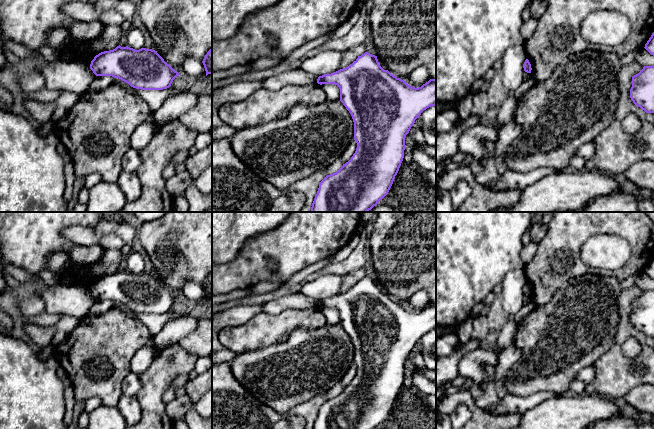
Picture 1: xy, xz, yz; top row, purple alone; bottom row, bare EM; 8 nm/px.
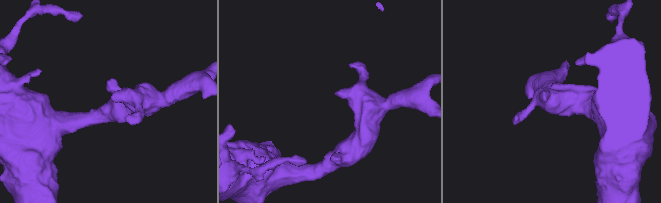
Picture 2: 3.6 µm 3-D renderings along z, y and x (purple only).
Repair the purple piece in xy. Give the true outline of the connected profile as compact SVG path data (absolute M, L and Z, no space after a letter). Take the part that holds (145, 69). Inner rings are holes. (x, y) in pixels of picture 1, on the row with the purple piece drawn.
M117 46L99 53L91 61L96 76L112 76L142 90L163 90L180 74L152 49Z

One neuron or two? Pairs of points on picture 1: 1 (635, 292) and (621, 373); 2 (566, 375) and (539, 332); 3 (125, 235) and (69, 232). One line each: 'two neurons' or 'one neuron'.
1: one neuron
2: one neuron
3: one neuron

